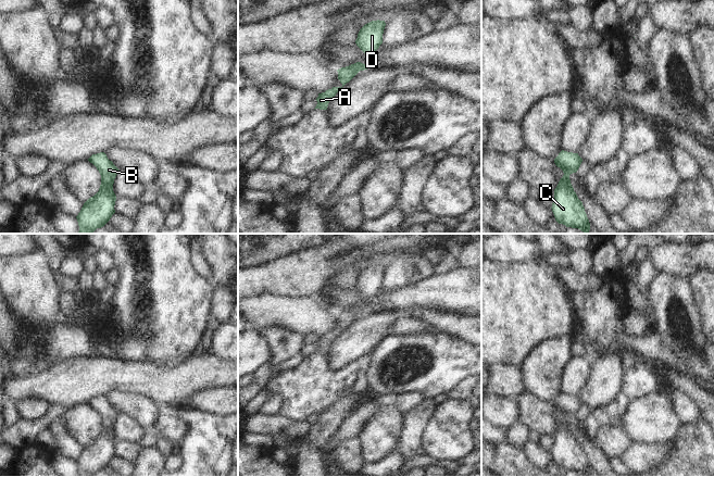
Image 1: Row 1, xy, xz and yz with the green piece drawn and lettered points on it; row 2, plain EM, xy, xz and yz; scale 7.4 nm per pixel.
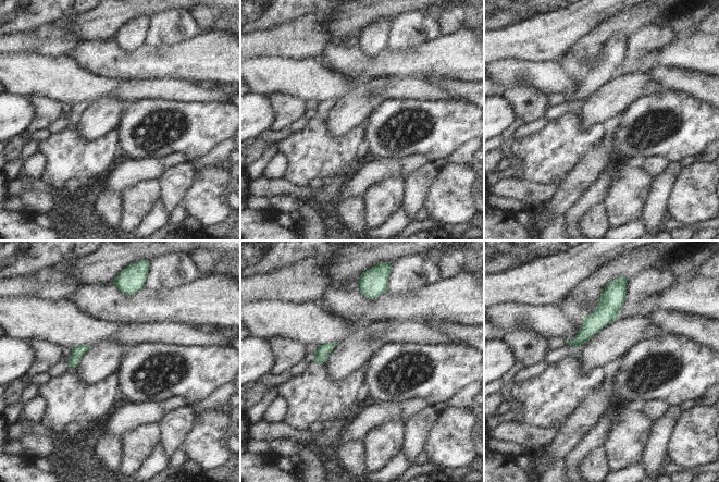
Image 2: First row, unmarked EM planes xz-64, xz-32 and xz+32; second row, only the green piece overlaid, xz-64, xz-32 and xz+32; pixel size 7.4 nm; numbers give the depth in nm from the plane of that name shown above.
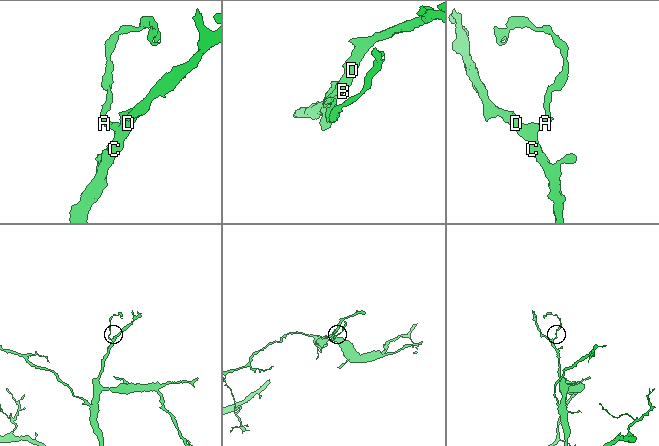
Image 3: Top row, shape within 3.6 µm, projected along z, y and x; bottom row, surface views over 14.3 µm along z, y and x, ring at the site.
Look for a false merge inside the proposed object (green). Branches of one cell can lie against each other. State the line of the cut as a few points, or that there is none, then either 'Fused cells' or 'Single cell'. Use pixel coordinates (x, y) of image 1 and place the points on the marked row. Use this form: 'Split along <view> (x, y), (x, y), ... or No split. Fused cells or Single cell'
No split. Single cell

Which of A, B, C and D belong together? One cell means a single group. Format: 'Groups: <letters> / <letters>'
Groups: A B C D

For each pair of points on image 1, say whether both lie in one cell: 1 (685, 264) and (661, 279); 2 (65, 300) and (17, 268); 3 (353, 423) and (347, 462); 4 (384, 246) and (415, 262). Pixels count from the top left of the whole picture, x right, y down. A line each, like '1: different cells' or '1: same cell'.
1: different cells
2: different cells
3: different cells
4: different cells

